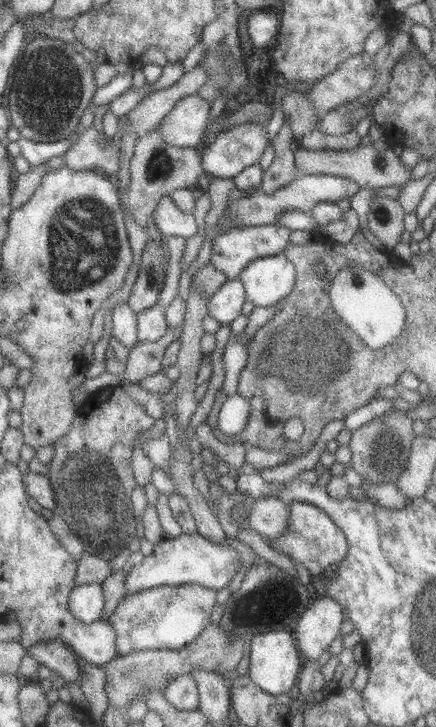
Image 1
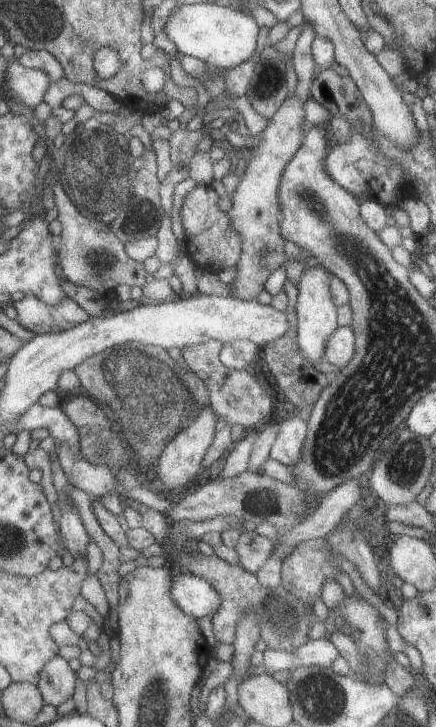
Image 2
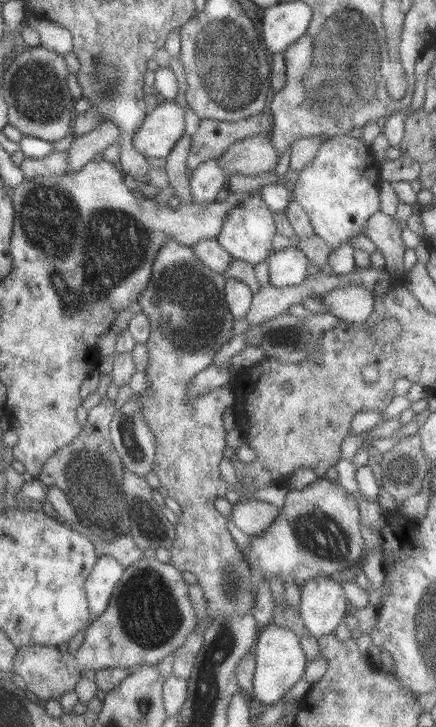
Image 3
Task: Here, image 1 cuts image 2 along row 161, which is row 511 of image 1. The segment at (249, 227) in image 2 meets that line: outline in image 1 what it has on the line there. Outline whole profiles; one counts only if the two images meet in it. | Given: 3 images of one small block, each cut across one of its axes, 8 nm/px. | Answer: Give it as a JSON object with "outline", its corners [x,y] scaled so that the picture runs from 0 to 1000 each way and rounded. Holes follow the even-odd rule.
{"outline":[[[624,682],[587,689],[585,699],[571,706],[569,721],[606,739],[642,740],[663,726],[665,696]]]}

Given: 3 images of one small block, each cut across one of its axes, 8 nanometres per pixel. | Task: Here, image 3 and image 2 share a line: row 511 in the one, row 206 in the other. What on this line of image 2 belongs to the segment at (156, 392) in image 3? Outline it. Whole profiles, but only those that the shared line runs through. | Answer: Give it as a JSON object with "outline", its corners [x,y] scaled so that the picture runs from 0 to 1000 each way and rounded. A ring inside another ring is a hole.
{"outline":[[[459,254],[438,260],[424,272],[415,289],[415,301],[424,314],[424,337],[429,352],[477,376],[509,376],[521,370],[546,367],[560,349],[562,330],[534,311],[525,293],[500,283],[505,267],[482,254]]]}

